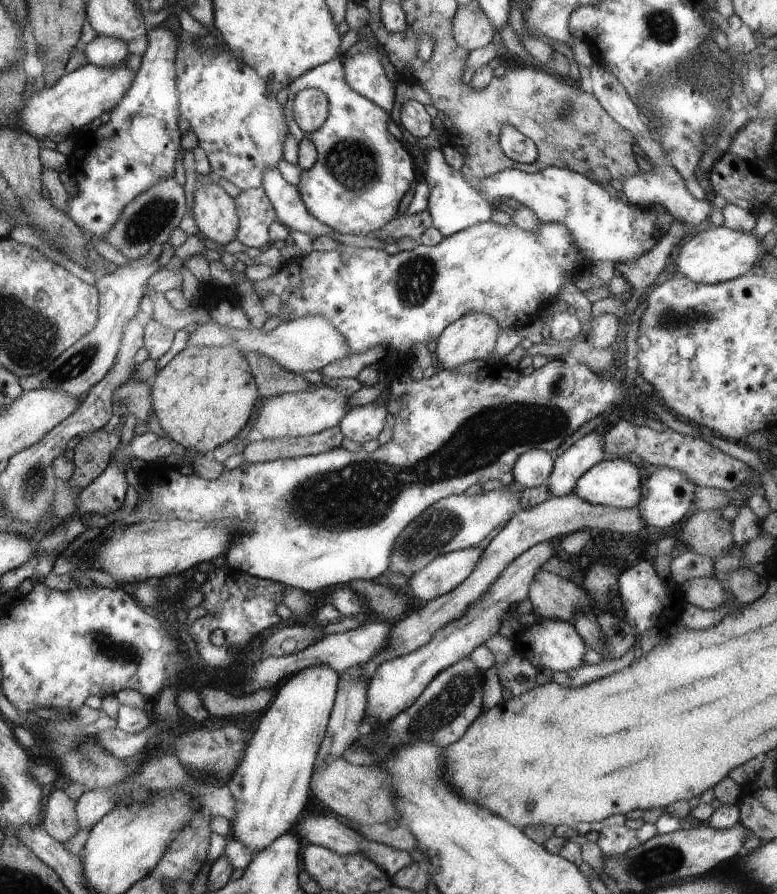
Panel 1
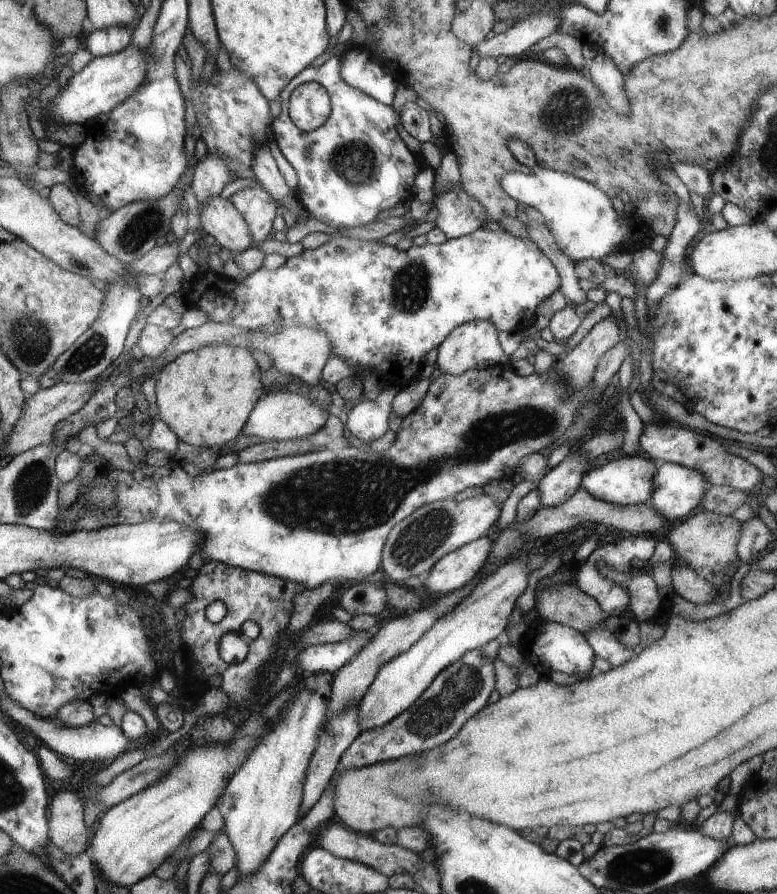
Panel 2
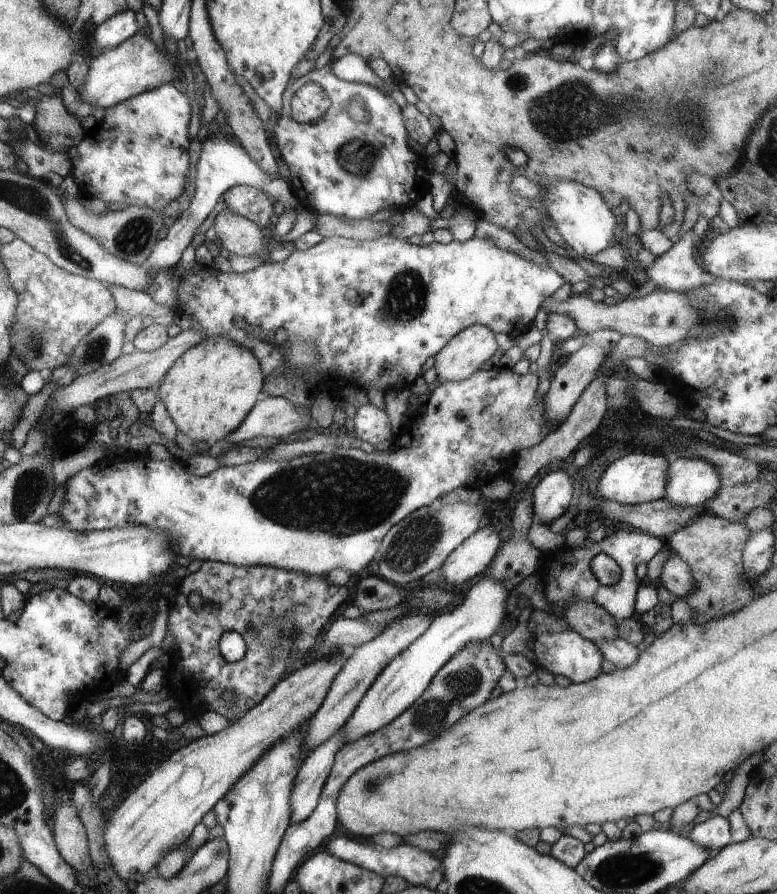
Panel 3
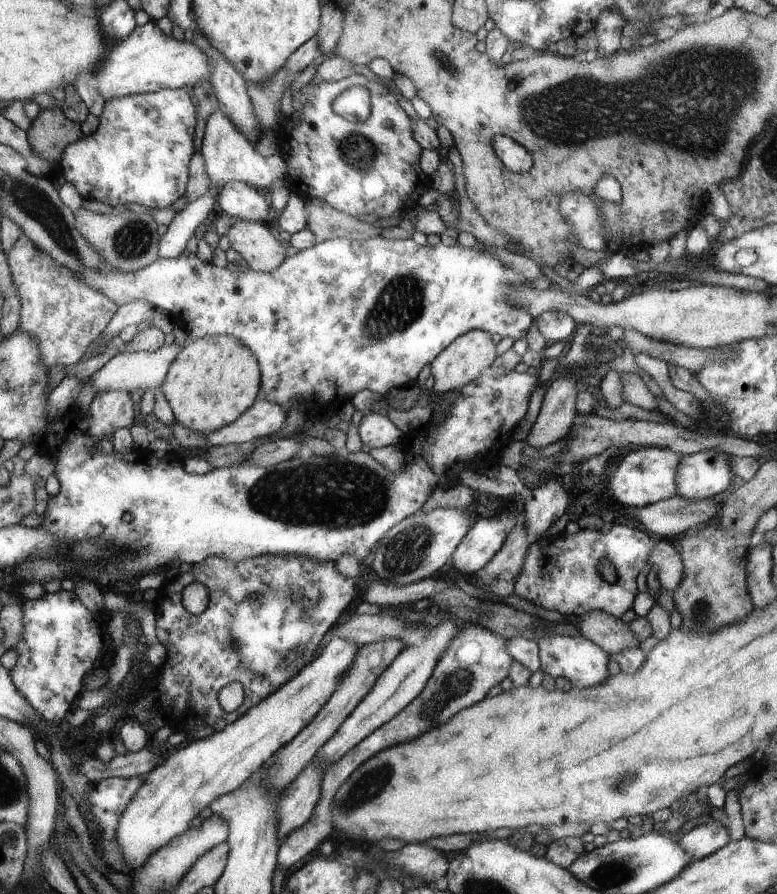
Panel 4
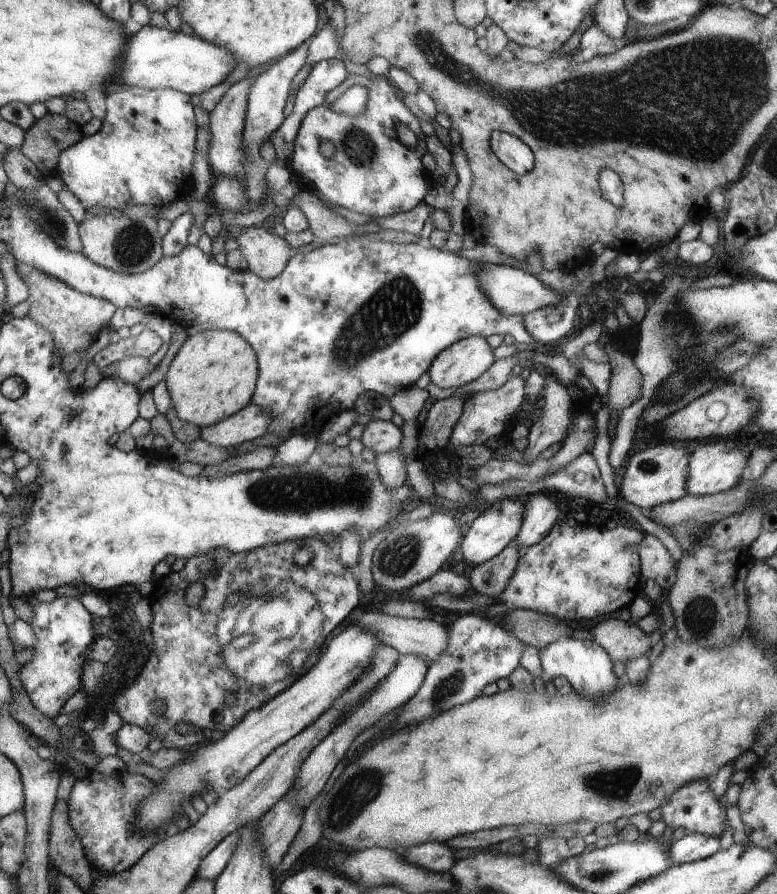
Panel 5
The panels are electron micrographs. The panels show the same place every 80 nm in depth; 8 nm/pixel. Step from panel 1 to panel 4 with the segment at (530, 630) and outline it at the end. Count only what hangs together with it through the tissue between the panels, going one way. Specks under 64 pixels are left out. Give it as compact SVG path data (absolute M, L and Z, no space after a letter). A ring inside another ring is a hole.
M548 633L538 642L541 670L554 679L566 678L574 687L585 689L604 684L610 677L608 662L609 654L584 637L567 637L556 633Z

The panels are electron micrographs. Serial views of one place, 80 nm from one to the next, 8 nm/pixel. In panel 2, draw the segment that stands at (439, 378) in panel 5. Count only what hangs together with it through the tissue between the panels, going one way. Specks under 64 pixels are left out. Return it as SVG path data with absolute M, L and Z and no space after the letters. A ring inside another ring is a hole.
M472 320L465 324L456 326L440 344L438 348L438 358L436 359L437 372L458 376L464 374L471 369L476 369L480 362L488 362L489 364L498 364L509 366L509 357L504 354L498 341L498 329L488 320Z

